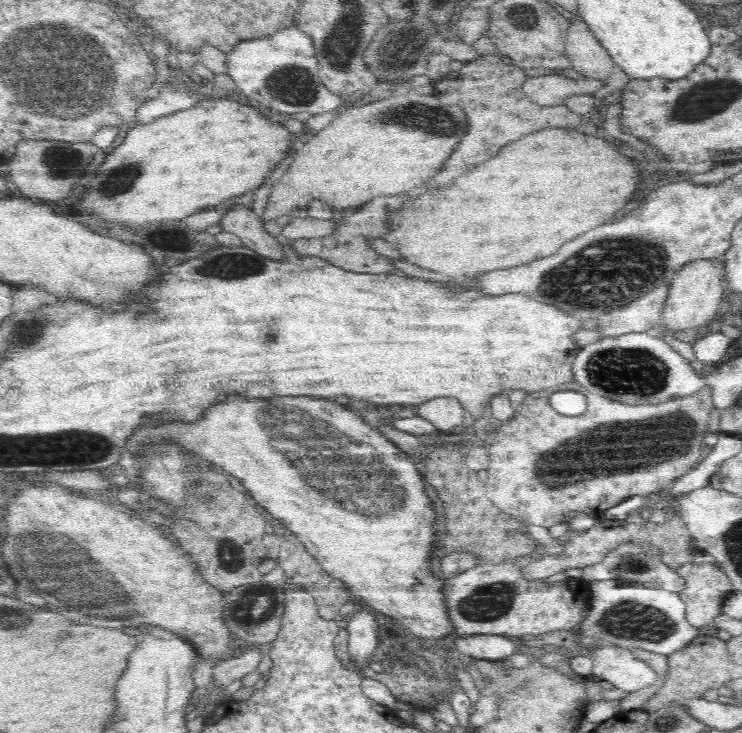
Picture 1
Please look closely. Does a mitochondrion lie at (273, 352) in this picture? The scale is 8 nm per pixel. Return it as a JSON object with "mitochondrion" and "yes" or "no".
{"mitochondrion":"no"}

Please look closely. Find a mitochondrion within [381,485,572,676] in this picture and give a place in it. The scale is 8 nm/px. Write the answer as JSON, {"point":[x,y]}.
{"point":[492,600]}

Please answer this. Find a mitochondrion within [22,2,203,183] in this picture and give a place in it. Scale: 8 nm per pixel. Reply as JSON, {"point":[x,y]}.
{"point":[58,160]}

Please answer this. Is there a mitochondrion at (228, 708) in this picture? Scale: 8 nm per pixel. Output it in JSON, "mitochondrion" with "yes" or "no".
{"mitochondrion":"no"}

